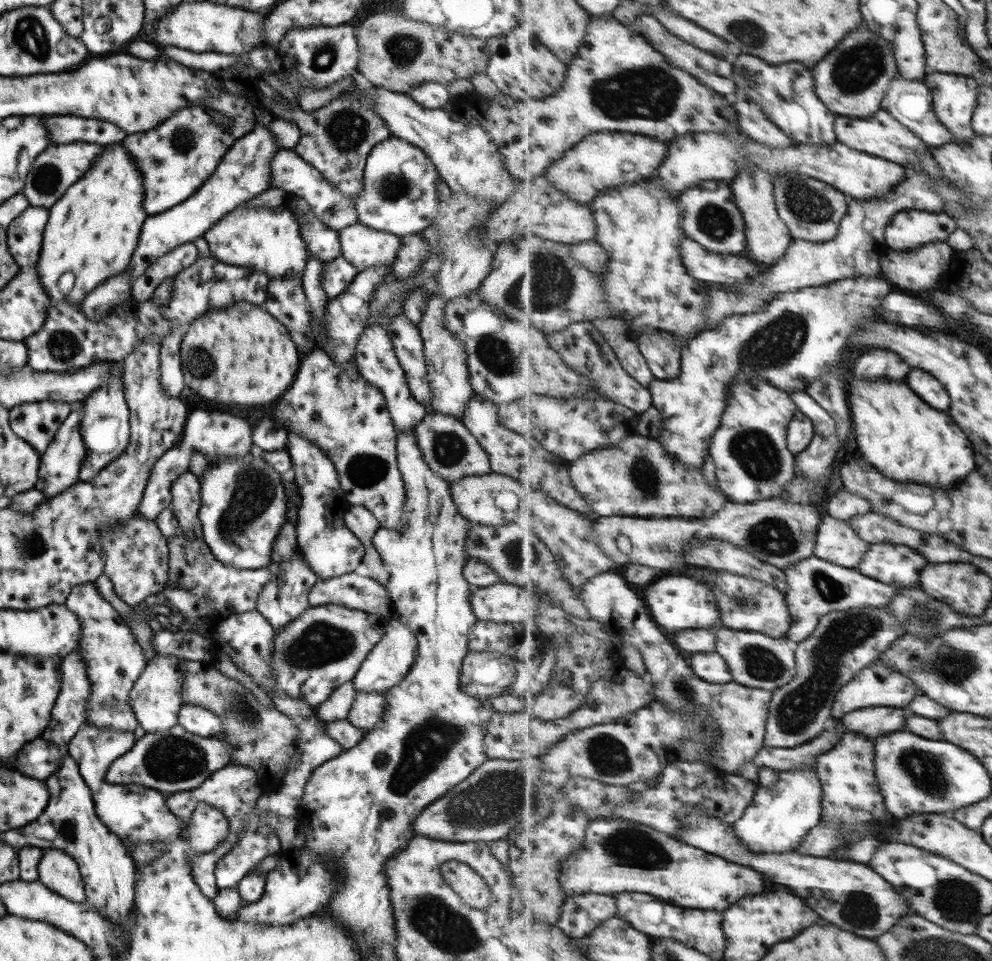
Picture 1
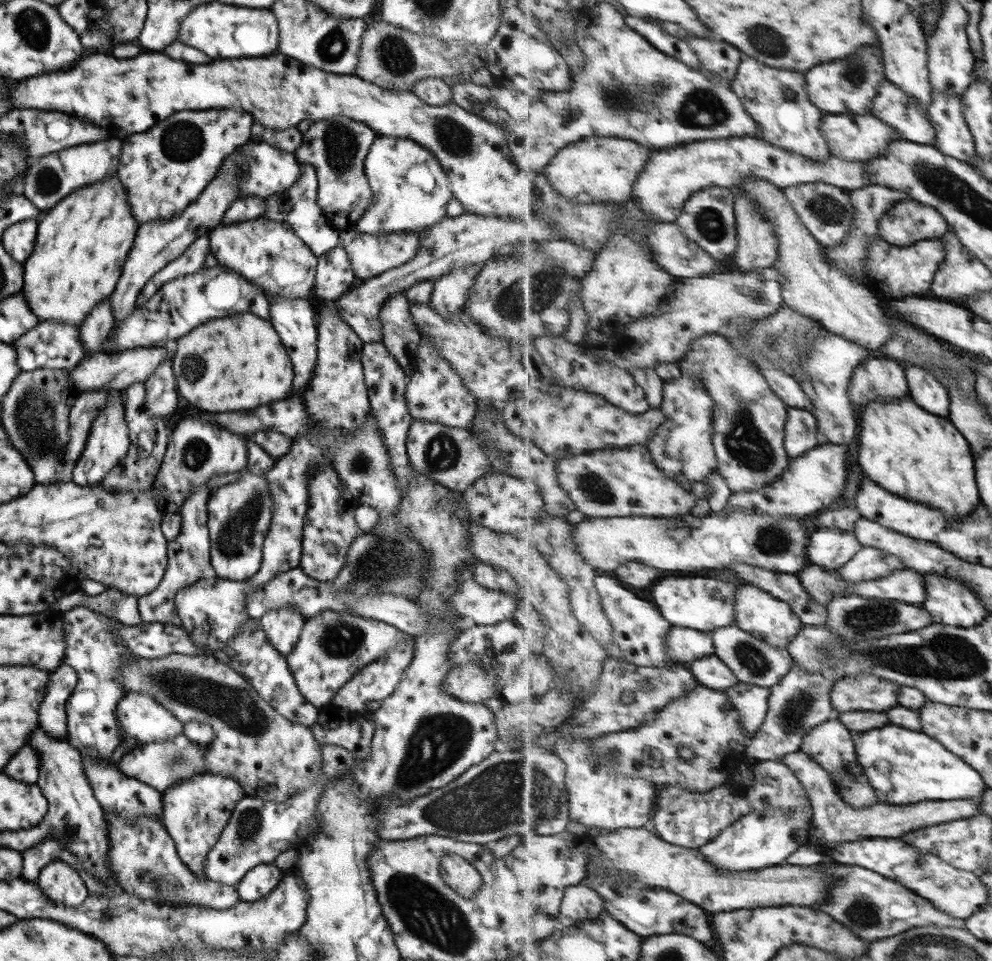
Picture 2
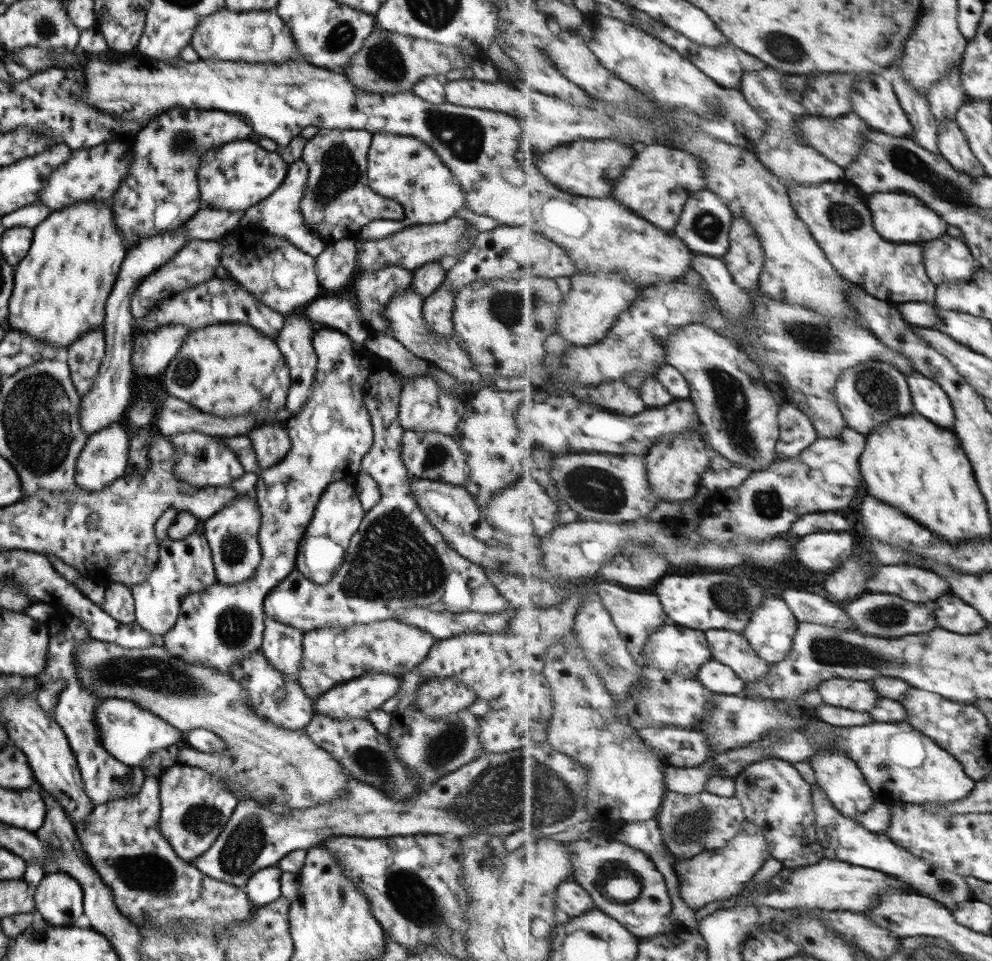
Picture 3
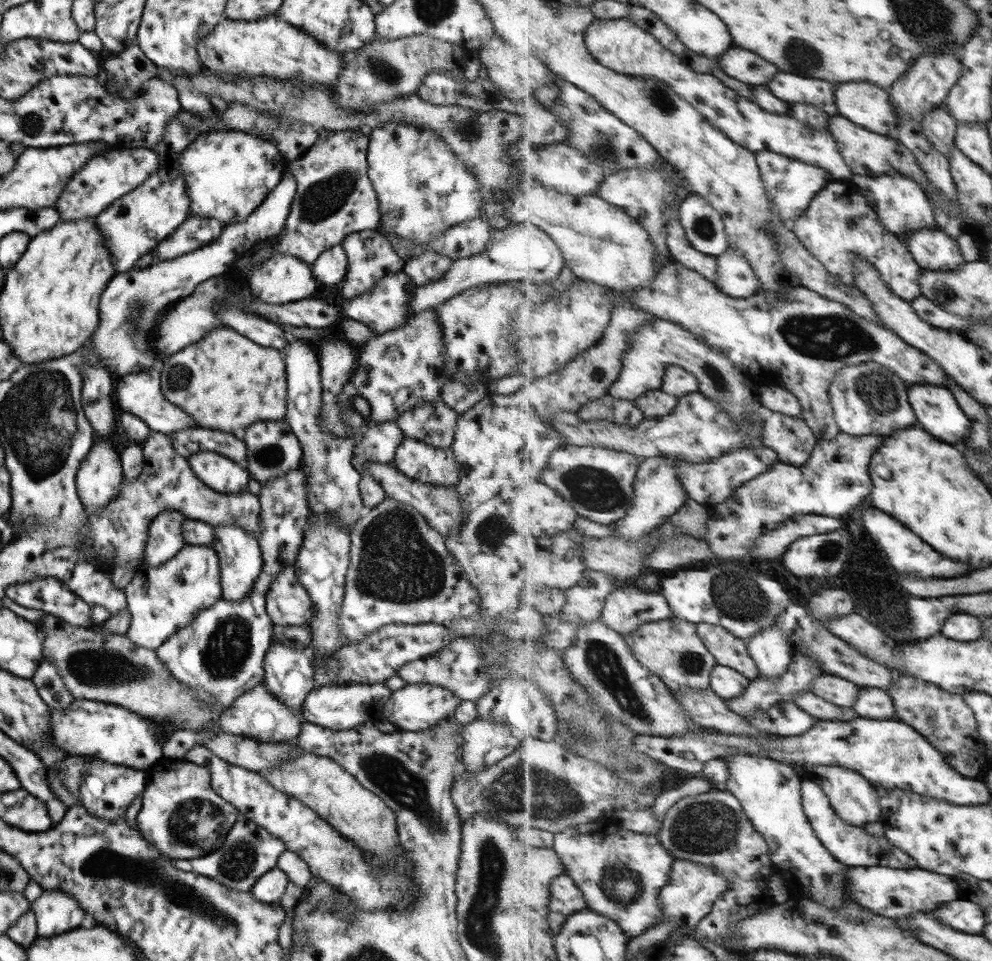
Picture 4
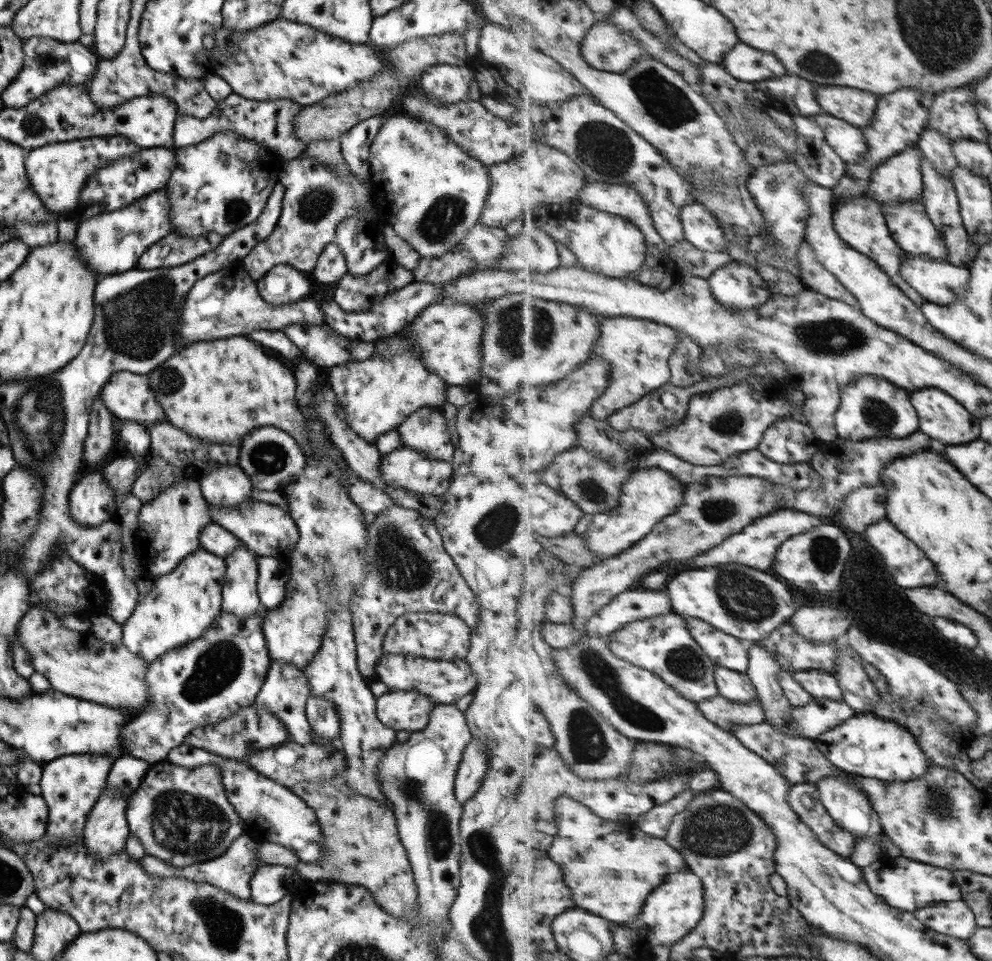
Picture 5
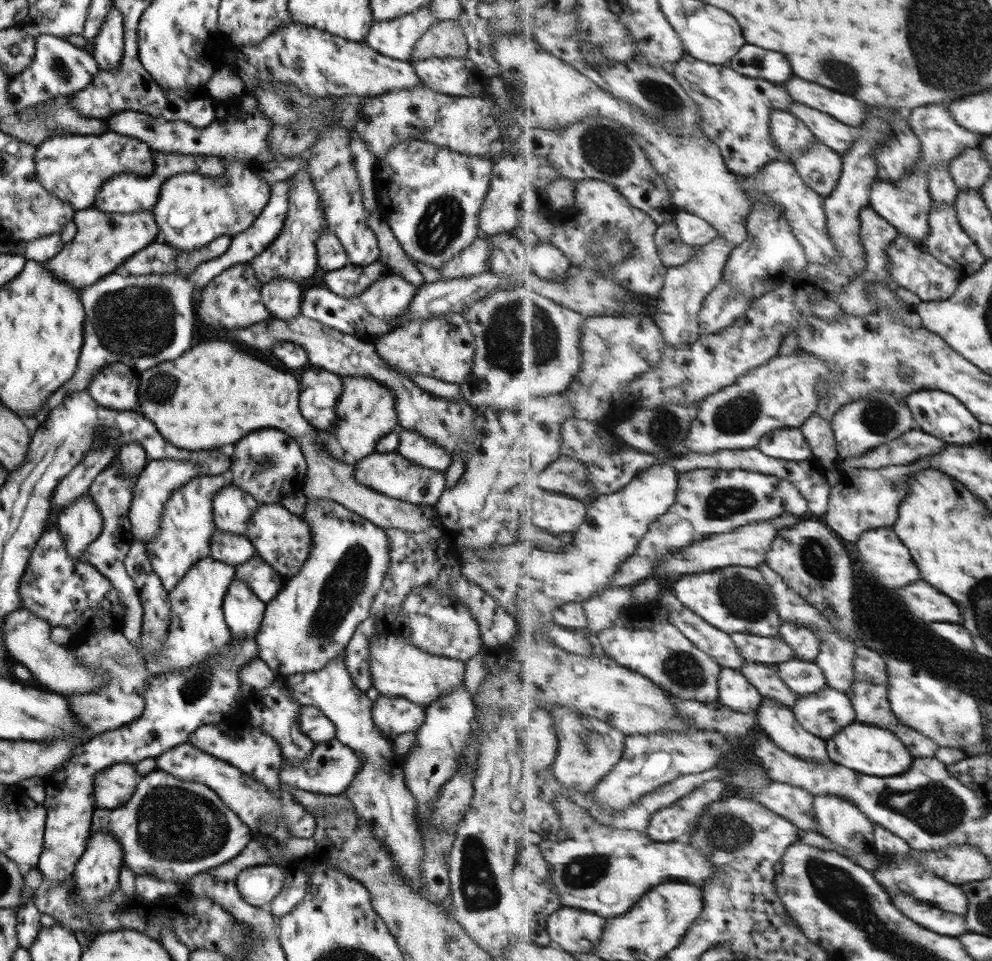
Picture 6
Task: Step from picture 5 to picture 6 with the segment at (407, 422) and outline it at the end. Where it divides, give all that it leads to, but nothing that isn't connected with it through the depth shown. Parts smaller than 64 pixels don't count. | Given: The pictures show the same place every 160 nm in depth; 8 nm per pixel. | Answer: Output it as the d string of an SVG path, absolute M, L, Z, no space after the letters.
M397 427L398 445L396 453L408 461L429 470L445 471L451 464L450 454L436 442L421 436L414 430Z

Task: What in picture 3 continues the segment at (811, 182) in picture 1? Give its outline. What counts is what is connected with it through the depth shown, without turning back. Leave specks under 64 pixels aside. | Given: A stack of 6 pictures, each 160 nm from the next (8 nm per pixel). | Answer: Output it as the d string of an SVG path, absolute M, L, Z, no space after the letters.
M846 181L822 182L811 186L789 186L798 217L810 227L815 240L826 251L839 275L862 286L875 298L894 305L910 302L935 303L937 286L931 281L925 263L925 243L894 243L874 227L874 217L855 185Z

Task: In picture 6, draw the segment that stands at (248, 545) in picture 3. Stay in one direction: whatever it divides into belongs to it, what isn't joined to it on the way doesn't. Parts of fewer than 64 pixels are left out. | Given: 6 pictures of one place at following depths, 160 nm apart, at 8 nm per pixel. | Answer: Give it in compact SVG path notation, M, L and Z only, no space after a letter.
M234 577L223 595L221 611L233 637L255 637L265 609L242 579Z

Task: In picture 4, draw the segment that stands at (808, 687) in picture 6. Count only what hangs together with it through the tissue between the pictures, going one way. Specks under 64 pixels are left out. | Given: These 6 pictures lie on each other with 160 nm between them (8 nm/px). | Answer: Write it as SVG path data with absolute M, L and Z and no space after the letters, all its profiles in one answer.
M827 674L813 680L813 693L837 706L854 707L862 688L849 679Z

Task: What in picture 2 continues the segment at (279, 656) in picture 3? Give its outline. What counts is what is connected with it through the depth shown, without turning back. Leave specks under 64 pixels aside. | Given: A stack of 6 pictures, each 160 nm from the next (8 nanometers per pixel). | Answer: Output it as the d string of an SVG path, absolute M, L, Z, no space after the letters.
M282 606L281 609L269 610L260 616L257 624L261 626L269 645L285 658L295 647L304 620L294 606Z

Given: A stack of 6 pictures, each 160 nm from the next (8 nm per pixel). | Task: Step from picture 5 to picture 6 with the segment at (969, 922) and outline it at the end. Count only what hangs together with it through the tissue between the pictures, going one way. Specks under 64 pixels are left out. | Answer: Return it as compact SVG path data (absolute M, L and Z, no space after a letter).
M892 896L892 899L894 905L899 907L903 914L929 930L952 937L958 937L969 932L965 926L965 918L959 914L954 912L949 914L945 910L919 904L917 898L913 898L913 896Z

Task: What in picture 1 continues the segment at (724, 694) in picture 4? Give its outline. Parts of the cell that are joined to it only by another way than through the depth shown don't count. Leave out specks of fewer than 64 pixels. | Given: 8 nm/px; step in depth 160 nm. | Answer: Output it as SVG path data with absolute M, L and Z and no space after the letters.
M717 652L696 653L693 656L688 656L688 659L695 675L698 675L699 678L719 685L734 682L730 666L727 666L727 661L723 659L721 654Z

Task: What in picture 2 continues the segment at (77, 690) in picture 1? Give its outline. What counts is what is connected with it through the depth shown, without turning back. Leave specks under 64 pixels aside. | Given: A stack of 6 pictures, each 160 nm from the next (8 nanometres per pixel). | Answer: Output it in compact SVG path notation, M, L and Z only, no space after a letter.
M60 663L50 673L47 690L37 707L38 725L51 738L67 741L64 704L77 684L77 673L70 666Z

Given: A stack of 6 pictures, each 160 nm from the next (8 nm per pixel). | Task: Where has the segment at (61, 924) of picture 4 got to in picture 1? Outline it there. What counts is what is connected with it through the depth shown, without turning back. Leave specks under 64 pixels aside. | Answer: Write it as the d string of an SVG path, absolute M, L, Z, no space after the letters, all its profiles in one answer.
M45 848L38 862L38 881L69 902L85 900L84 884L77 863L62 850Z

